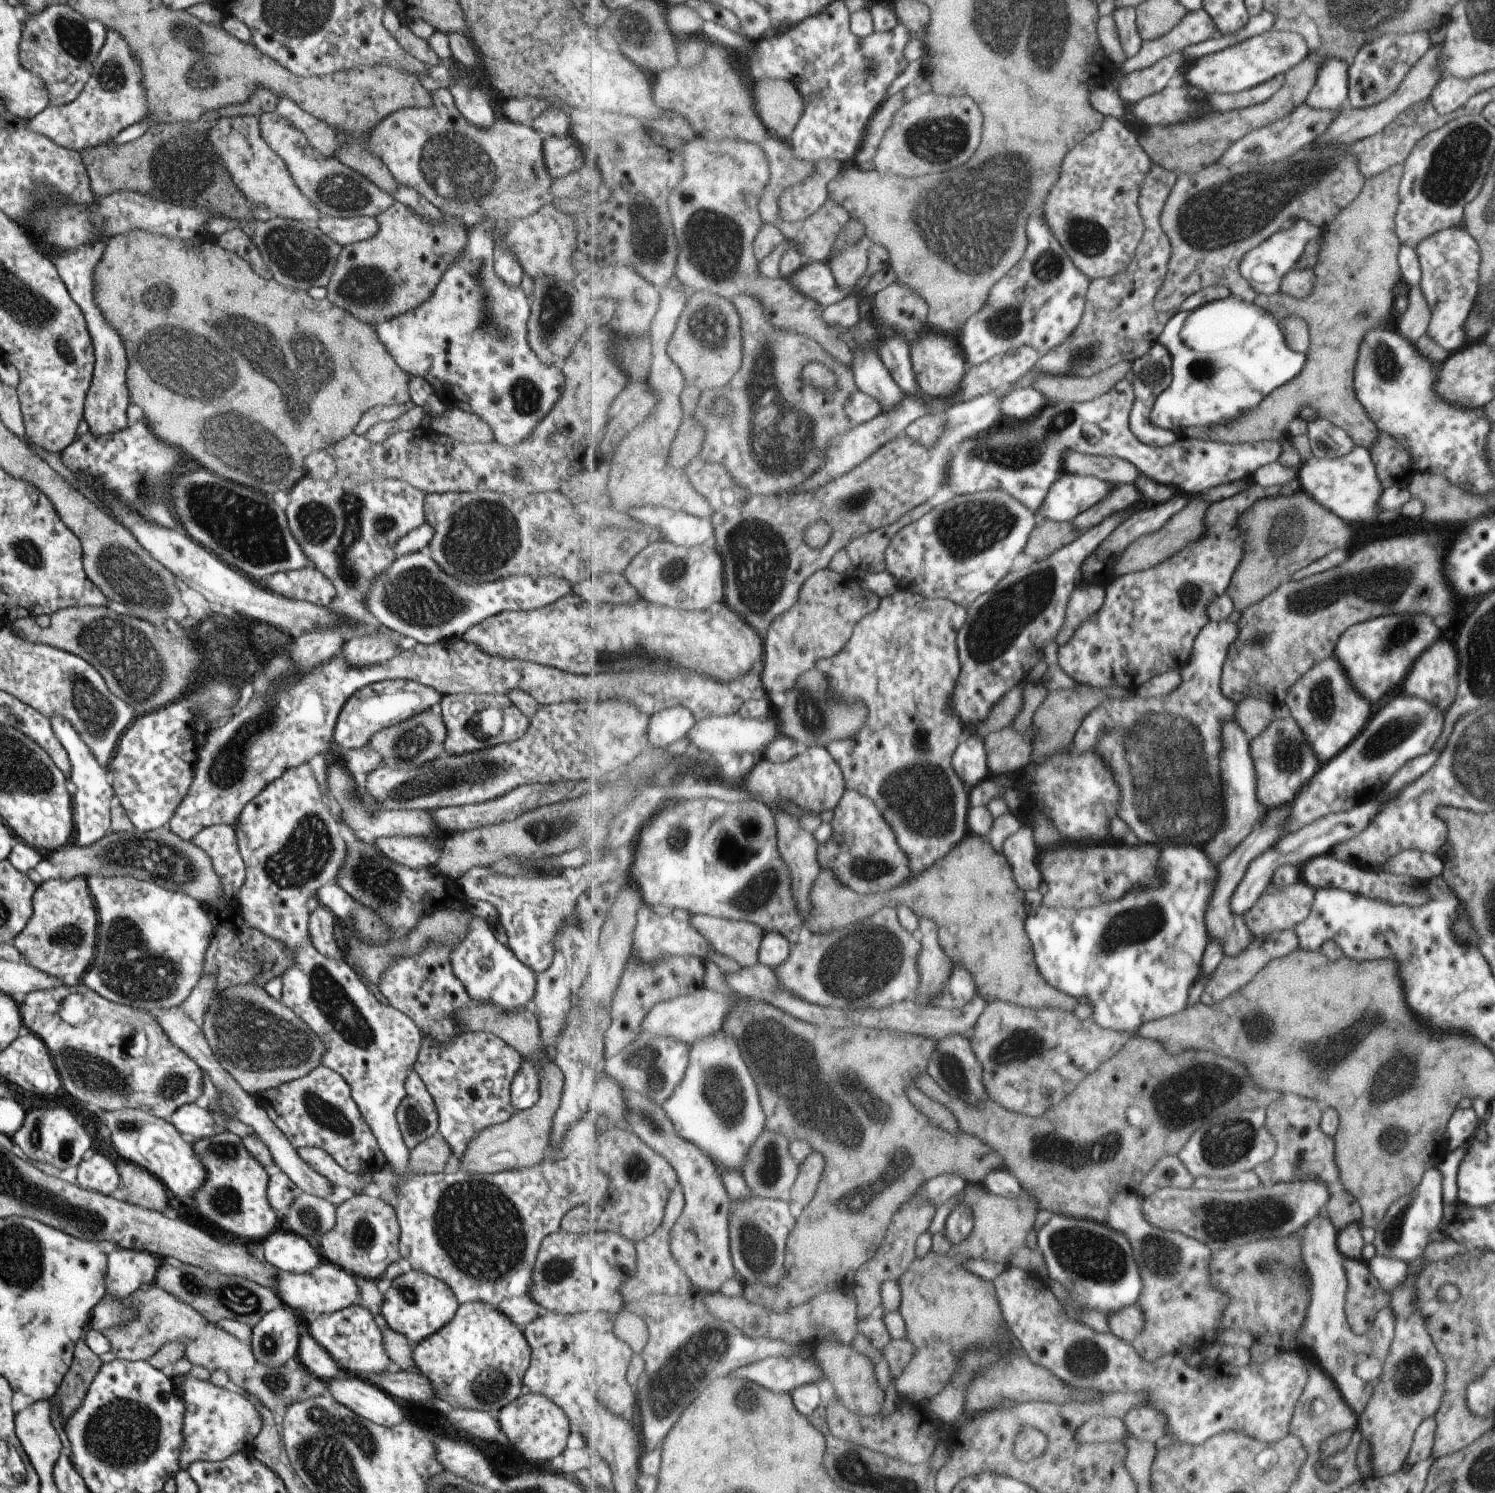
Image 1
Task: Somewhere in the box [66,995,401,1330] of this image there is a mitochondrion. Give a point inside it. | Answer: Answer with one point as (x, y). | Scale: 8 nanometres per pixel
(242, 1302)

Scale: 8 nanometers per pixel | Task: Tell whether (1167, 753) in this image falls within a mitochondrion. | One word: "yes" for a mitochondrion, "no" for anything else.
yes

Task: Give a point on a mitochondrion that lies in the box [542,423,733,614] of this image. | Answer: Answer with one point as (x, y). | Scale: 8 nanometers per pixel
(674, 569)

